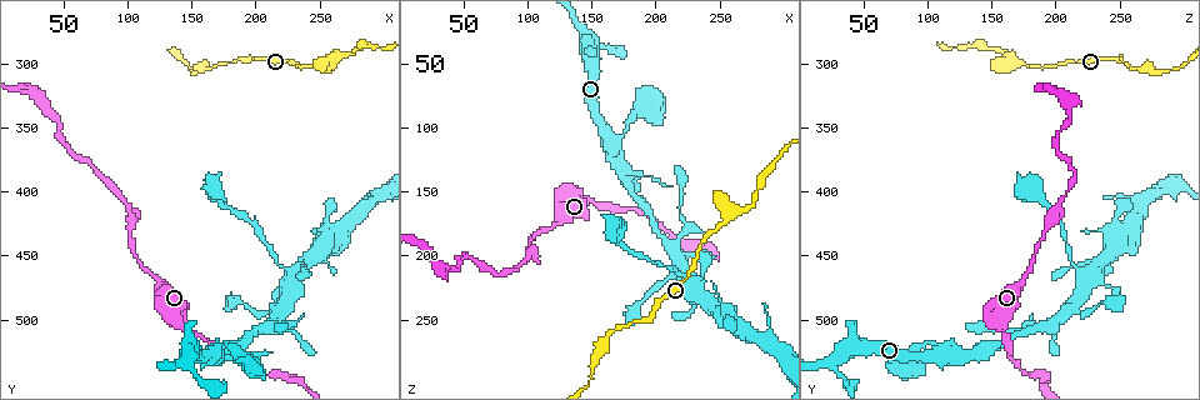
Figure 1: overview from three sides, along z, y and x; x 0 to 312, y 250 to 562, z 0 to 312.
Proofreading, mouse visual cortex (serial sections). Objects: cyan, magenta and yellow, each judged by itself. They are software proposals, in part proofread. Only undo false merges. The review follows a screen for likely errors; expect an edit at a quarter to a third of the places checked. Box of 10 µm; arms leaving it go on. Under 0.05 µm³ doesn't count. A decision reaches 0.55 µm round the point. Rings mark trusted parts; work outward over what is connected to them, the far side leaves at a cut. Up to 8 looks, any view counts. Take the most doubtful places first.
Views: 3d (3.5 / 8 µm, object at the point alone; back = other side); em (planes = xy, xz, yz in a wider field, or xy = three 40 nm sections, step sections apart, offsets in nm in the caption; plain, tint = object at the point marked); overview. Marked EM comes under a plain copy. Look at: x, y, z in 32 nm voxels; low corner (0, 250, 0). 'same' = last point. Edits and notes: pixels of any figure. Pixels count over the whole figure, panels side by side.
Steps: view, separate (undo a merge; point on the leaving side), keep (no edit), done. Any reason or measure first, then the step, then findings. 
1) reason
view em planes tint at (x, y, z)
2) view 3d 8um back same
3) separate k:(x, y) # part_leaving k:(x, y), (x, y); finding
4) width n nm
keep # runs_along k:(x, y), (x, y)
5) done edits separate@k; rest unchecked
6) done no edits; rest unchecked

sudden change in width
view 3d 3.5um back at (152, 510, 158)

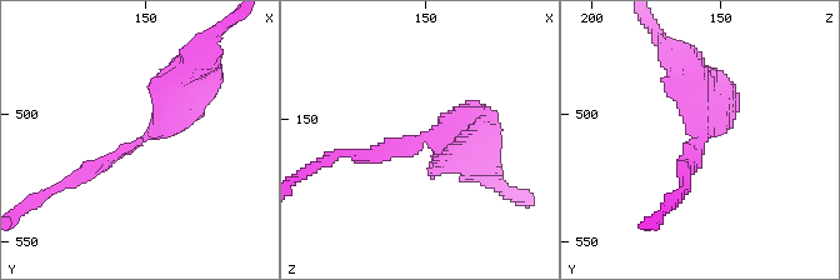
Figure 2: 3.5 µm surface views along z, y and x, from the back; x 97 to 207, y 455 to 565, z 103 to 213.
need the tissue
view em xy step 5 tint at (152, 511, 159)

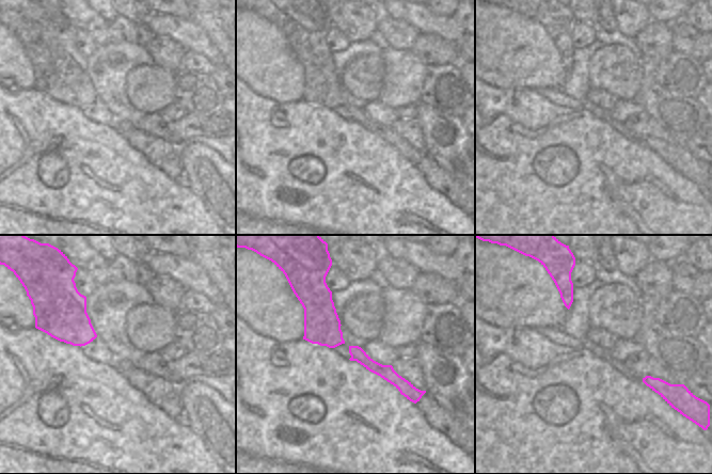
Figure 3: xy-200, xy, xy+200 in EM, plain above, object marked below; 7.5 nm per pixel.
view em planes tint same

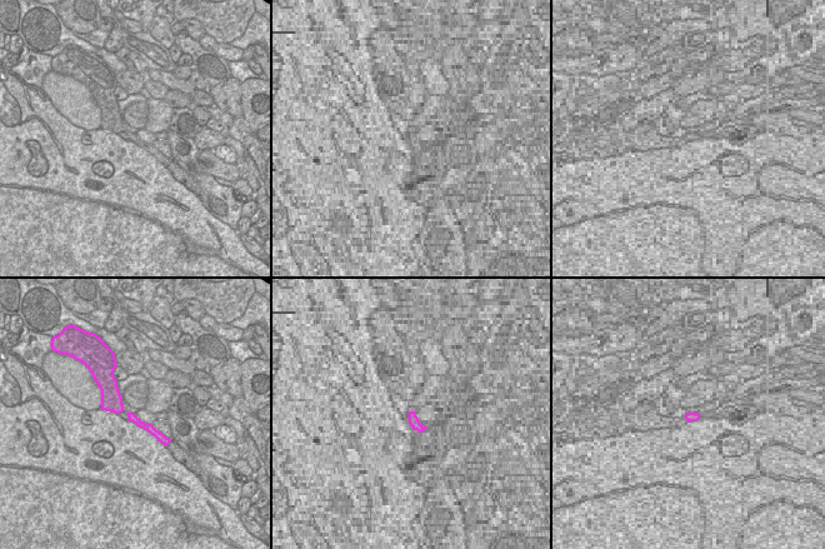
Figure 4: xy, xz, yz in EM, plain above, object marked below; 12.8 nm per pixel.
arm_widths 200, 300 nm
keep # continuous, no second cell

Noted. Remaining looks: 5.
view 3d 3.5um at (210, 502, 190)

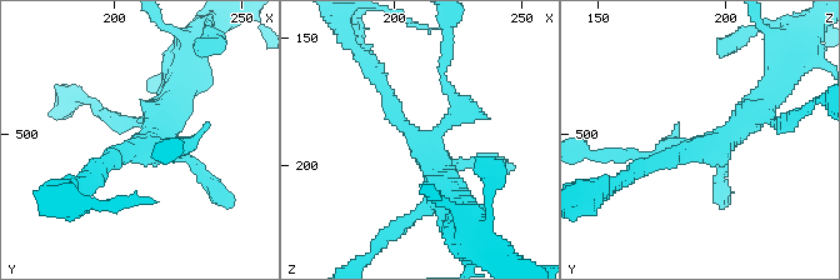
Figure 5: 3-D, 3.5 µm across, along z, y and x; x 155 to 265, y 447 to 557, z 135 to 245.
now the EM
view em xy step 2 tint at (211, 505, 191)

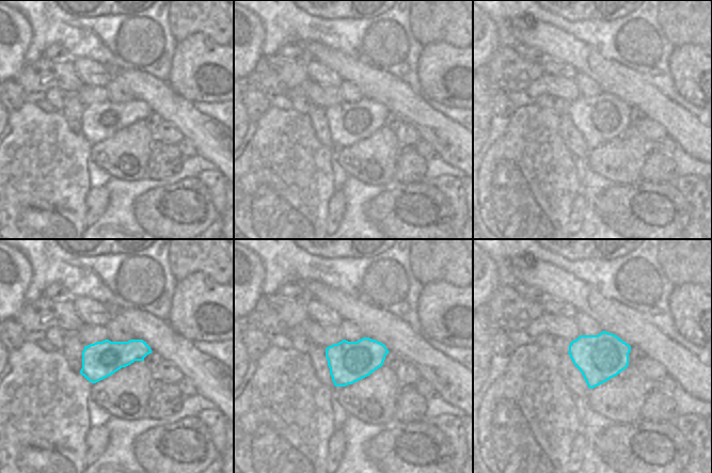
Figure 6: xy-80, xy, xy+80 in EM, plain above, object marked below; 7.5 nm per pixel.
width 300 nm
separate 5:(635, 154) # two cells meet here

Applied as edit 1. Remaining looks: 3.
redraw
view overview

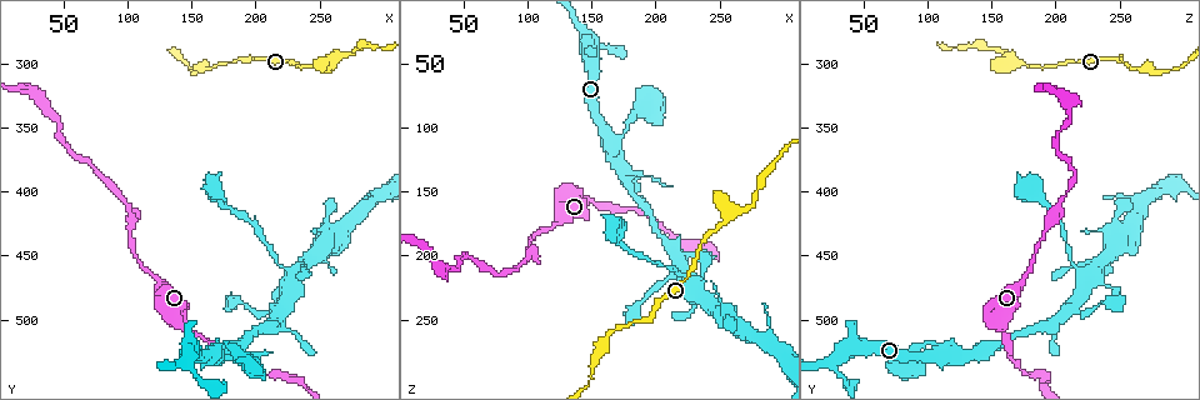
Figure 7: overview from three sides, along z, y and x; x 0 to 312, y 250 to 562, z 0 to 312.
side arm on a straight run
view 3d 3.5um at (230, 466, 226)

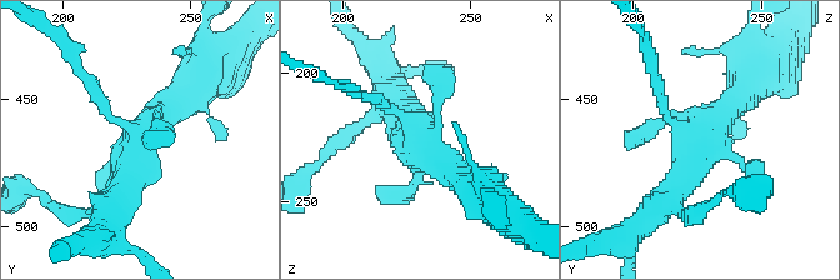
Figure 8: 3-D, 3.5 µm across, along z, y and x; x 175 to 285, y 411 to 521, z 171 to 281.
view em xy step 5 tint at (230, 466, 225)

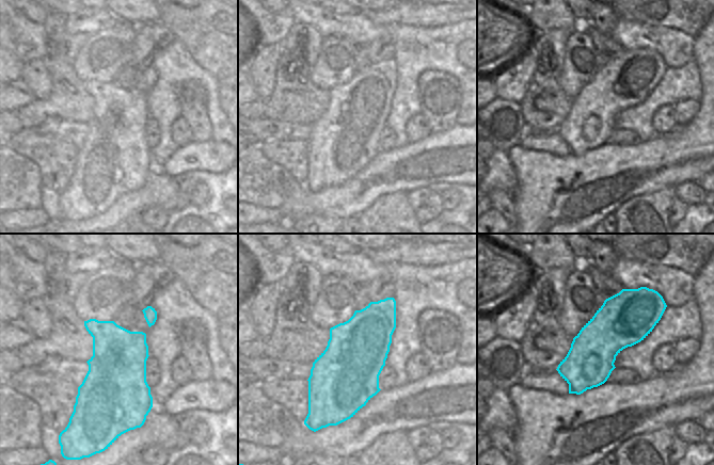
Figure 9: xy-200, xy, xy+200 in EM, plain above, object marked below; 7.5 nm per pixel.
keep # runs_along 8:(660, 203), (746, 88); one cell here

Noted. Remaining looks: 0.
done edits separate@5; rest unchecked

